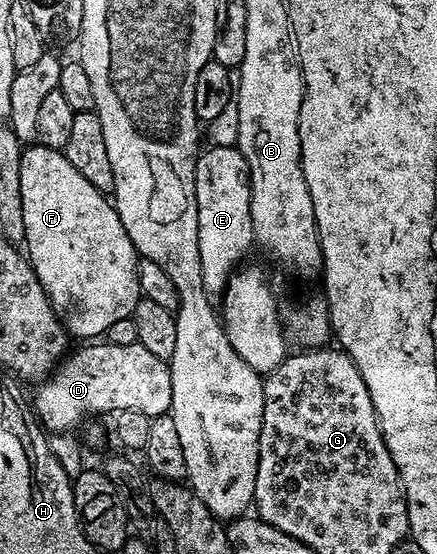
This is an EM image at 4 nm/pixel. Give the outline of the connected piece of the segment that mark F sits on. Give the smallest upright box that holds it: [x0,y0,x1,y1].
[20,142,143,342]

